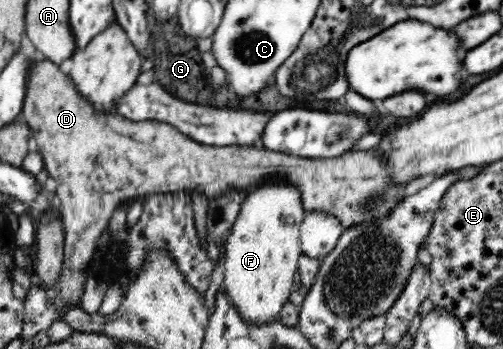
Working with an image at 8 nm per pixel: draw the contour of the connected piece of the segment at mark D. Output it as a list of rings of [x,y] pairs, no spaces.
[[[45,60],[36,63],[29,76],[24,108],[20,119],[30,127],[34,139],[37,141],[39,154],[43,157],[45,168],[51,181],[56,183],[55,193],[60,203],[60,219],[64,227],[64,267],[60,273],[58,291],[54,300],[65,308],[78,306],[84,291],[84,279],[92,263],[96,242],[114,211],[119,206],[128,207],[132,200],[145,197],[148,194],[176,192],[182,190],[200,191],[209,199],[216,199],[228,189],[239,189],[242,194],[252,191],[258,183],[264,181],[268,174],[284,174],[292,181],[302,195],[303,208],[306,211],[322,211],[337,217],[344,228],[368,225],[368,223],[382,223],[392,211],[406,199],[405,190],[408,183],[393,183],[390,168],[386,164],[384,150],[354,150],[335,158],[308,159],[295,155],[288,155],[255,147],[216,147],[204,145],[192,140],[187,135],[166,123],[156,119],[132,122],[118,113],[108,116],[98,116],[96,110],[86,103],[68,76],[61,73],[58,66]]]

